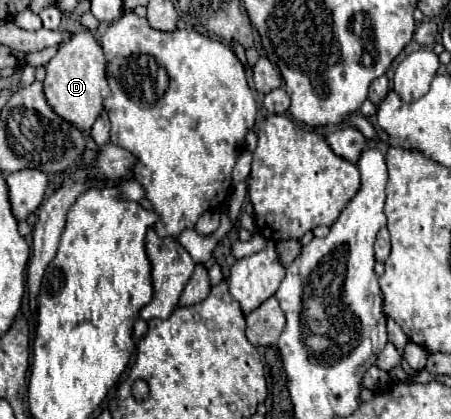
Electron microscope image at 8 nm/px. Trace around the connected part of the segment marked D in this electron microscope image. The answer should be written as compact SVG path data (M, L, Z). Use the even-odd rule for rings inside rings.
M81 31L73 35L67 43L63 43L57 55L47 63L47 77L43 81L45 97L53 111L61 115L65 121L77 125L83 131L93 127L95 119L103 109L103 99L111 95L107 85L107 59L101 51L99 41L91 31Z

